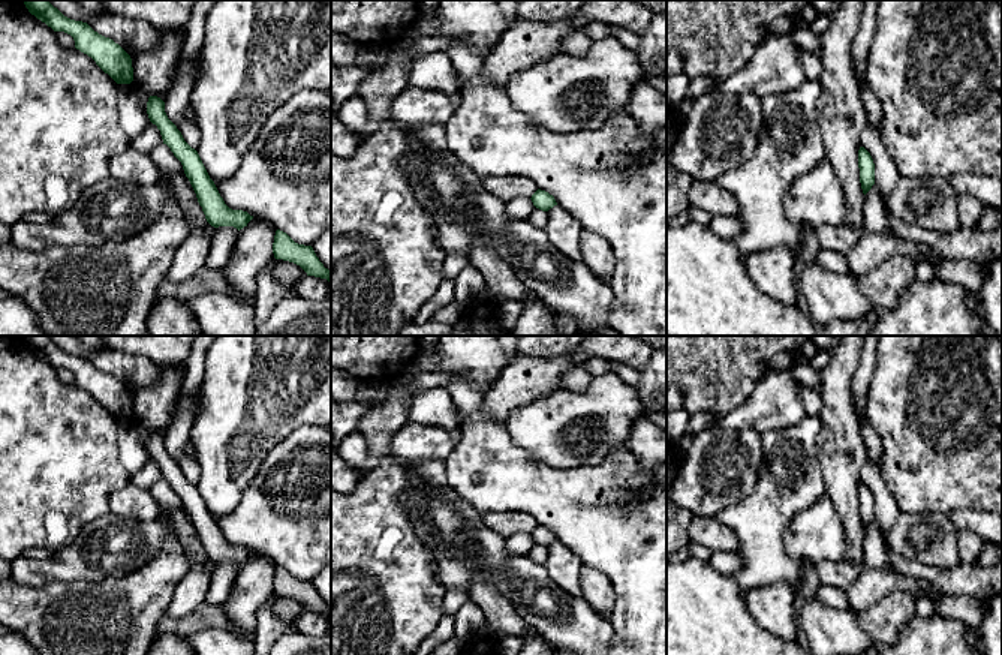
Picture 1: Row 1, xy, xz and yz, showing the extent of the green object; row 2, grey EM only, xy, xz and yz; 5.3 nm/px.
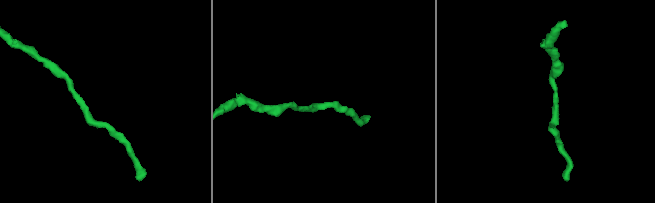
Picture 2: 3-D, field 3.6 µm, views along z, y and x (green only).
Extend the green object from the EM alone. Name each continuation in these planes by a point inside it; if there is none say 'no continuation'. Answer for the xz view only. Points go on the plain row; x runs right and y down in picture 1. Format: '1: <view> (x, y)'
1: xz (505, 523)

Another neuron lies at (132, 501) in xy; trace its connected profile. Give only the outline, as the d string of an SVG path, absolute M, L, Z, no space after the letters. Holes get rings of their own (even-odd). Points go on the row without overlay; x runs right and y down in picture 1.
M127 483L109 496L111 513L120 517L130 517L142 522L157 520L160 516L160 505L150 493L150 489Z

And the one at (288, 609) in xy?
M276 595L271 600L271 609L274 615L292 625L295 625L297 619L307 612L300 601L283 595Z

